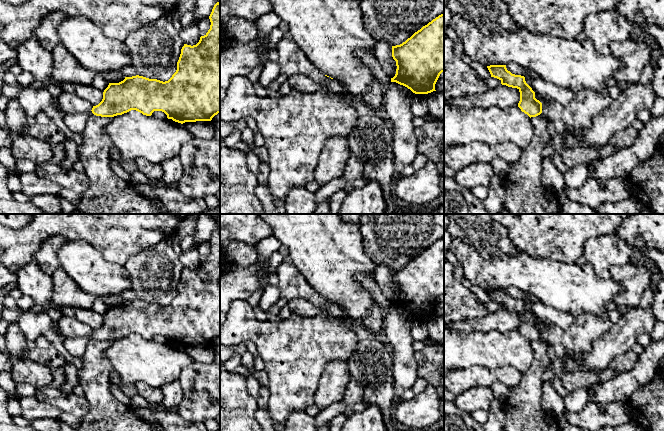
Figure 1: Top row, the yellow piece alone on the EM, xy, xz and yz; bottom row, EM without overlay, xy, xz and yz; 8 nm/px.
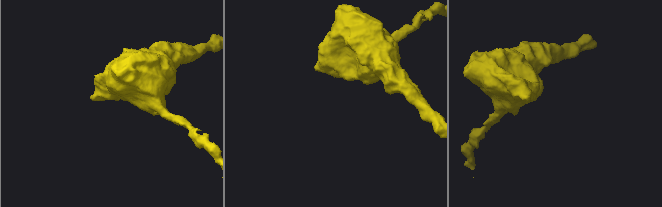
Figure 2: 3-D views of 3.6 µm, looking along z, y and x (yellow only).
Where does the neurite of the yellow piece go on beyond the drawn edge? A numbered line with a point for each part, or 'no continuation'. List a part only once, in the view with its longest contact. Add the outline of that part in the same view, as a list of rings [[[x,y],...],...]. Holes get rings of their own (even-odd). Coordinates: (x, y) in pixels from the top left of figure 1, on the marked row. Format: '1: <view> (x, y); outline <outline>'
no continuation

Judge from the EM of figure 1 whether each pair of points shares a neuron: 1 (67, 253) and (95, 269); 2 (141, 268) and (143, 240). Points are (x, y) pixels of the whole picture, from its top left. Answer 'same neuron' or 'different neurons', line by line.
1: same neuron
2: different neurons

